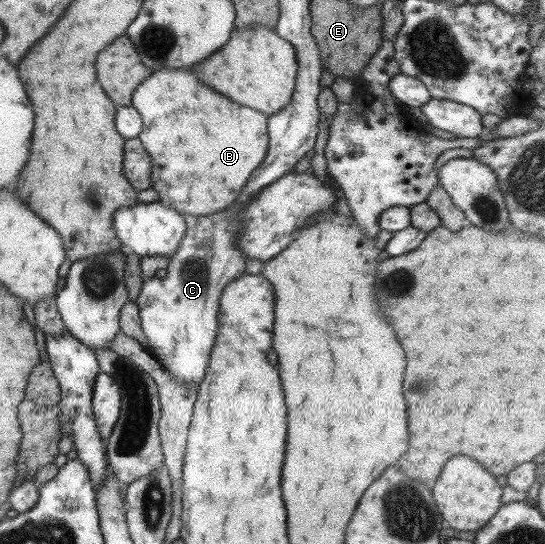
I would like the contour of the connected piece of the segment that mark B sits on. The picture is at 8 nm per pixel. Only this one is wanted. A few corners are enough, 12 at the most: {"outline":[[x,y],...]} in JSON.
{"outline":[[190,69],[132,92],[158,204],[230,207],[267,116]]}

